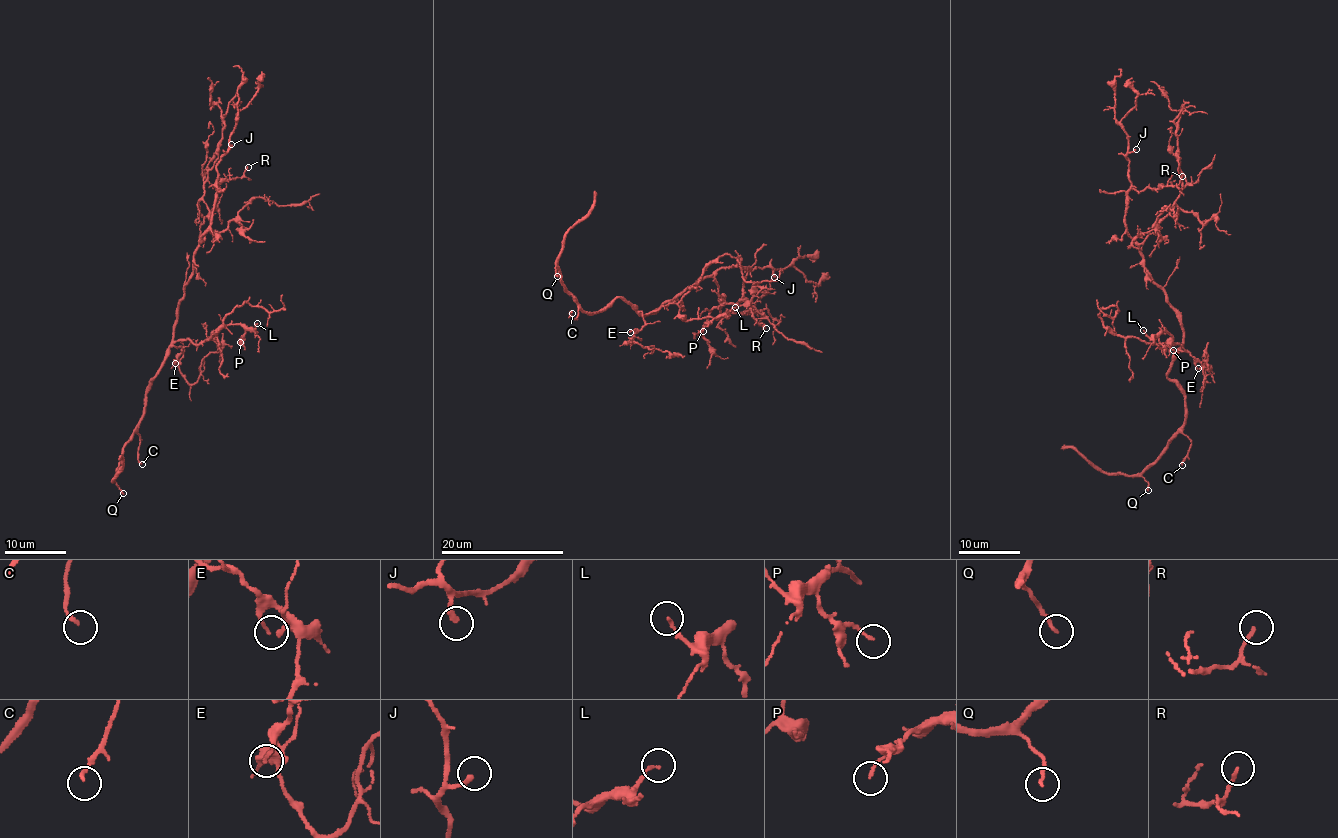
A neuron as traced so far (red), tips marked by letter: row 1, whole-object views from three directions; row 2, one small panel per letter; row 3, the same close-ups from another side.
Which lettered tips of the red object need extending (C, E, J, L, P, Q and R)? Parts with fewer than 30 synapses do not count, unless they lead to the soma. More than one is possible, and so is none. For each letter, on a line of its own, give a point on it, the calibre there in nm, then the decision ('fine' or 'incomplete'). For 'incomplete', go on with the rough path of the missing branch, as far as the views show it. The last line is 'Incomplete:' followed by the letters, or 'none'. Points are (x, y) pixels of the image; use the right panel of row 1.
C: (1182, 465) | 140 nm | incomplete | (1182, 465), (1185, 482), (1186, 476), (1181, 474), (1173, 498), (1167, 487)
E: (1198, 368) | 110 nm | fine
J: (1136, 149) | 220 nm | incomplete | (1136, 149), (1148, 148), (1096, 146), (1080, 130), (1083, 72)
L: (1143, 330) | 110 nm | fine
P: (1173, 350) | 120 nm | fine
Q: (1148, 490) | 150 nm | fine
R: (1182, 176) | 150 nm | fine
Incomplete: C, J

